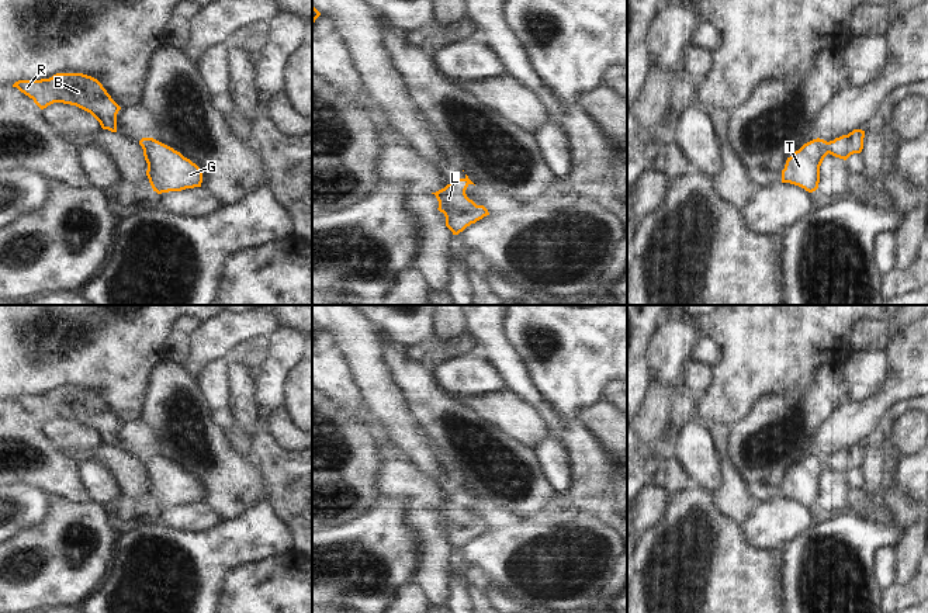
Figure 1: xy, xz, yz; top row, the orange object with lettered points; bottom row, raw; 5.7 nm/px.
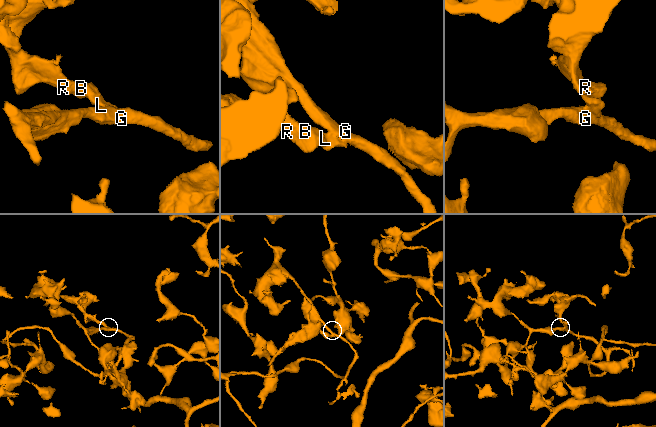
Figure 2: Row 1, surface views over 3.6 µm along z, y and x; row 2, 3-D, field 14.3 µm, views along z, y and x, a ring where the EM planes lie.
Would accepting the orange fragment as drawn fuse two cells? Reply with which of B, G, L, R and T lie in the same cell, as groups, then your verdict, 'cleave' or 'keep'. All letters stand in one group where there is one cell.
B L R / G T | cleave

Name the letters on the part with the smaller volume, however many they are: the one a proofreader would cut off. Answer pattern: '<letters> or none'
B, L, R

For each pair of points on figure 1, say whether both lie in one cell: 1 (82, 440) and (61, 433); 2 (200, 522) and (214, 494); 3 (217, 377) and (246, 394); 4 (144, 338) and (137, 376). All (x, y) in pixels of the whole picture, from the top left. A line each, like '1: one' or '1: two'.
1: one
2: two
3: two
4: one

